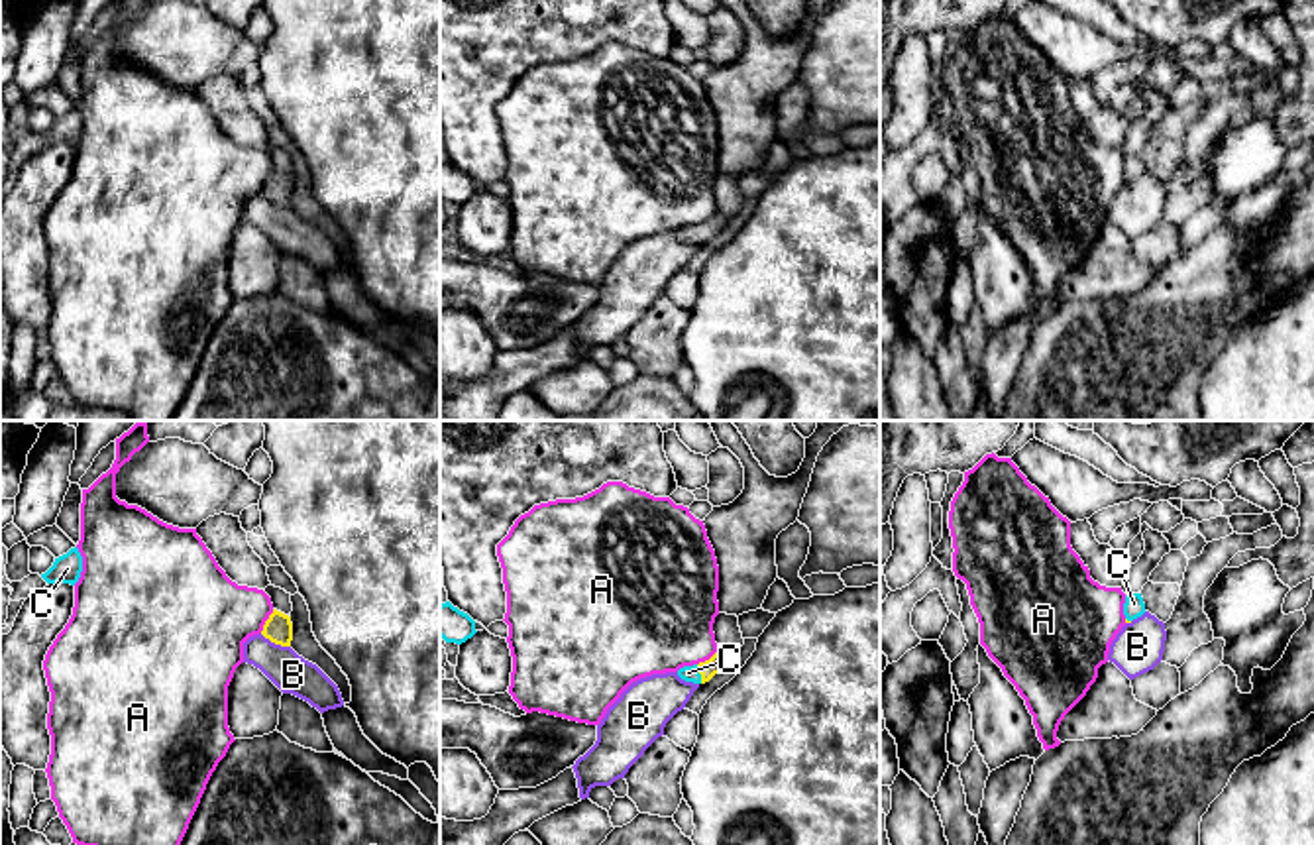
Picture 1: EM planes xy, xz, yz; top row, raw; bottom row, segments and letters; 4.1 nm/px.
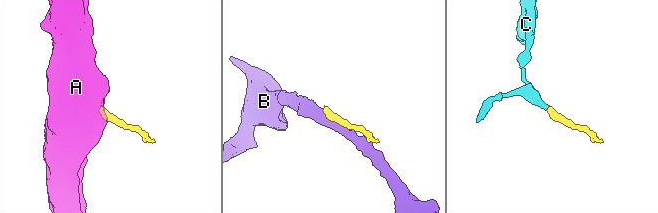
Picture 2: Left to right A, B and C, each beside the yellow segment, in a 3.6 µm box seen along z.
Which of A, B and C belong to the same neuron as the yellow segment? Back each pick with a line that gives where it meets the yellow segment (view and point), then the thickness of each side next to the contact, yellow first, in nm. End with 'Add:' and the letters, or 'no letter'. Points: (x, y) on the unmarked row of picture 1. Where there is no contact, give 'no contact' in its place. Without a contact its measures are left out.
C: meets yellow in xz at (700, 232); 70 nm thick on the yellow side, 60 nm on the other
Add: C

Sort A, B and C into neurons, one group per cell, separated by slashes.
A / B / C

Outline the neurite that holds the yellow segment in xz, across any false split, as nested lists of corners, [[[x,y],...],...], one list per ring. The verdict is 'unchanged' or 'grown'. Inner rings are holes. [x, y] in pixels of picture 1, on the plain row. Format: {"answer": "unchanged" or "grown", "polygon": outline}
{"answer": "grown", "polygon": [[[715,212],[709,220],[693,224],[693,226],[684,226],[678,230],[678,236],[685,242],[693,244],[705,244],[709,242],[715,234],[723,230],[727,224],[727,218]]]}

